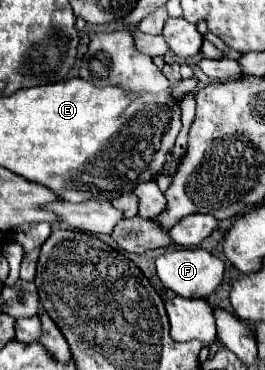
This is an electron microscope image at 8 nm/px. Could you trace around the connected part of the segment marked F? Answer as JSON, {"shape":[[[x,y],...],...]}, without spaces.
{"shape":[[[197,247],[197,249],[175,249],[175,251],[167,251],[161,257],[157,257],[157,277],[161,279],[161,283],[175,291],[179,297],[187,297],[187,299],[205,299],[211,293],[215,293],[215,289],[221,285],[223,281],[223,261],[213,257],[209,251]]]}

